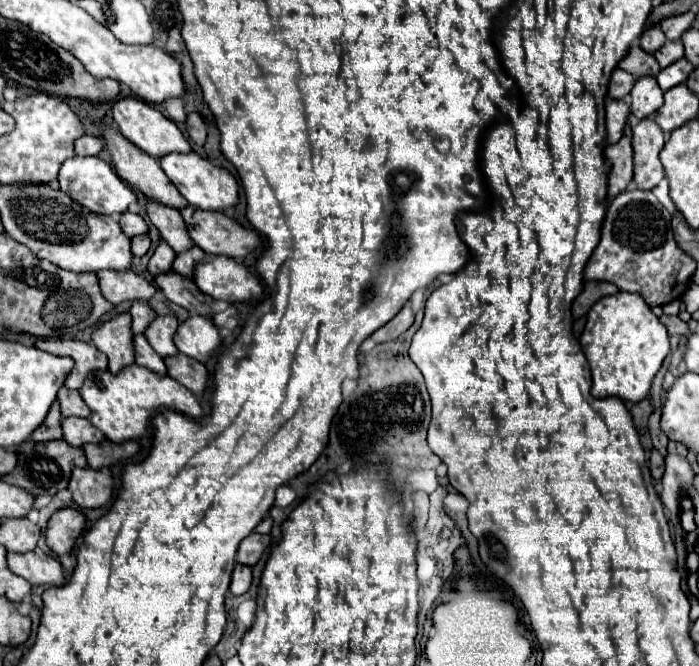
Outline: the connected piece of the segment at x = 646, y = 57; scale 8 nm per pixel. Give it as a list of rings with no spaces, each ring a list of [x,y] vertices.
[[[637,44],[629,48],[627,56],[619,62],[619,68],[631,72],[635,78],[645,76],[645,74],[657,76],[659,70],[661,70],[661,66],[657,64],[657,60],[655,60],[651,54],[647,54],[647,52],[645,52],[641,46],[637,46]]]

